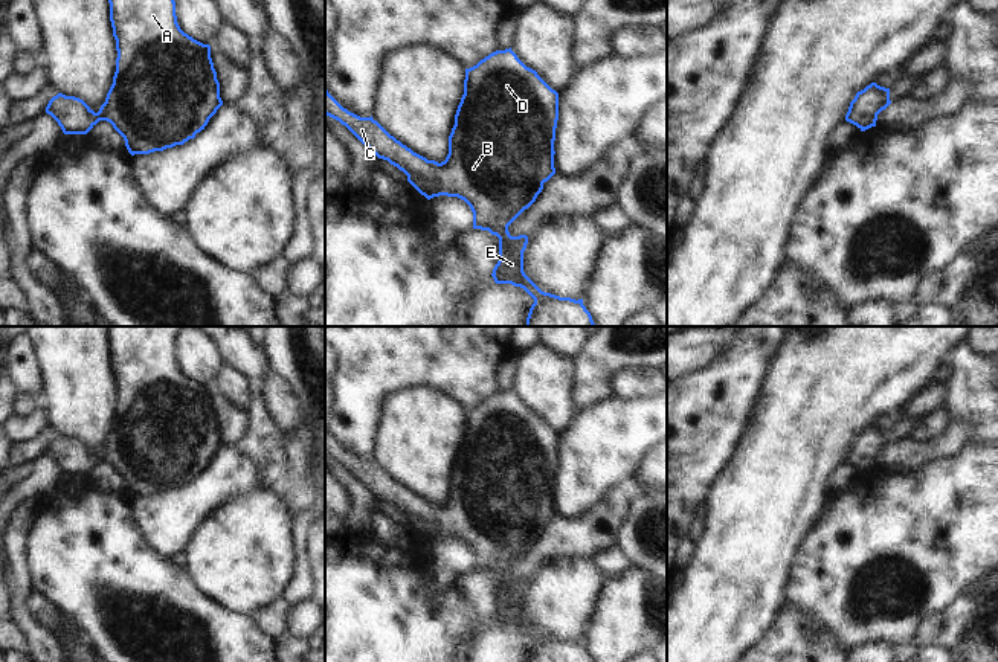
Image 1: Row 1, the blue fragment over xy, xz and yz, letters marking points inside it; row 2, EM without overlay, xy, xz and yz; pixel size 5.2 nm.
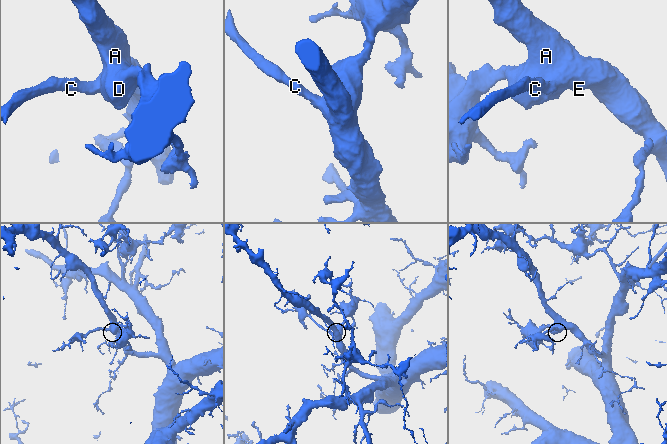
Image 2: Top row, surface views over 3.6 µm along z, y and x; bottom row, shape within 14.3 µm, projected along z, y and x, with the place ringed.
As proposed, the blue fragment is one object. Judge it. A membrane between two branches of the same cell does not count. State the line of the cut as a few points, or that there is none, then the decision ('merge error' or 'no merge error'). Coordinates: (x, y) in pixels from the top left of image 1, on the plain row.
no cut | no merge error

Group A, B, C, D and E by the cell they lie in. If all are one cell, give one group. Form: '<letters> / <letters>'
A B C D E

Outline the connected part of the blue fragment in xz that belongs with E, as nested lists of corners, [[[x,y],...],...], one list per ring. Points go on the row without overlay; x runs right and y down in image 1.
[[[510,390],[496,392],[465,410],[464,436],[449,477],[444,503],[414,494],[377,462],[343,450],[325,430],[325,456],[345,467],[378,500],[388,502],[407,517],[407,523],[427,541],[439,537],[464,541],[473,554],[473,570],[499,580],[499,603],[493,610],[496,625],[523,630],[534,645],[526,662],[592,662],[583,641],[560,639],[542,633],[523,613],[526,577],[511,578],[508,567],[537,540],[554,516],[554,482],[559,462],[559,435],[536,412],[526,409]]]

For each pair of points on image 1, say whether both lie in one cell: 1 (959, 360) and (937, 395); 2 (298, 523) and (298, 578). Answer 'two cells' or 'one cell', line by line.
1: two cells
2: one cell

